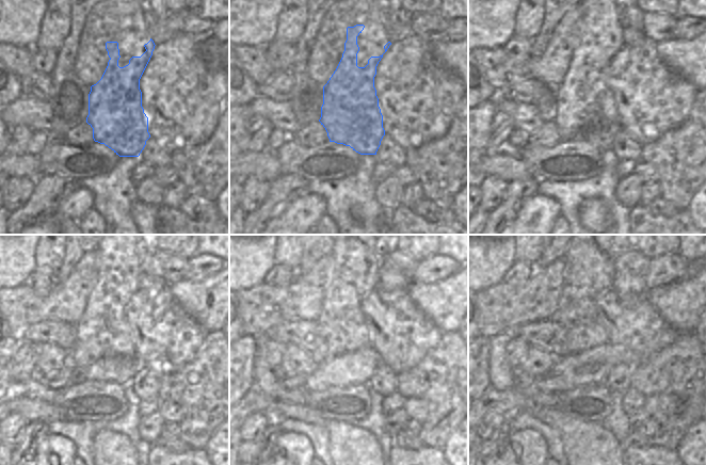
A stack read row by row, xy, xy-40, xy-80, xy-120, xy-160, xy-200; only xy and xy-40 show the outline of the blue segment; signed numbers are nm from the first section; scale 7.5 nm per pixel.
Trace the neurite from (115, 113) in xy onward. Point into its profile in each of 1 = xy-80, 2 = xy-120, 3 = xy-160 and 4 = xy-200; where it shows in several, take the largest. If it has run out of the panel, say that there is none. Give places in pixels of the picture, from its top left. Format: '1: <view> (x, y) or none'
1: xy-80 (583, 98)
2: xy-120 (103, 331)
3: xy-160 (342, 323)
4: xy-200 (577, 313)

